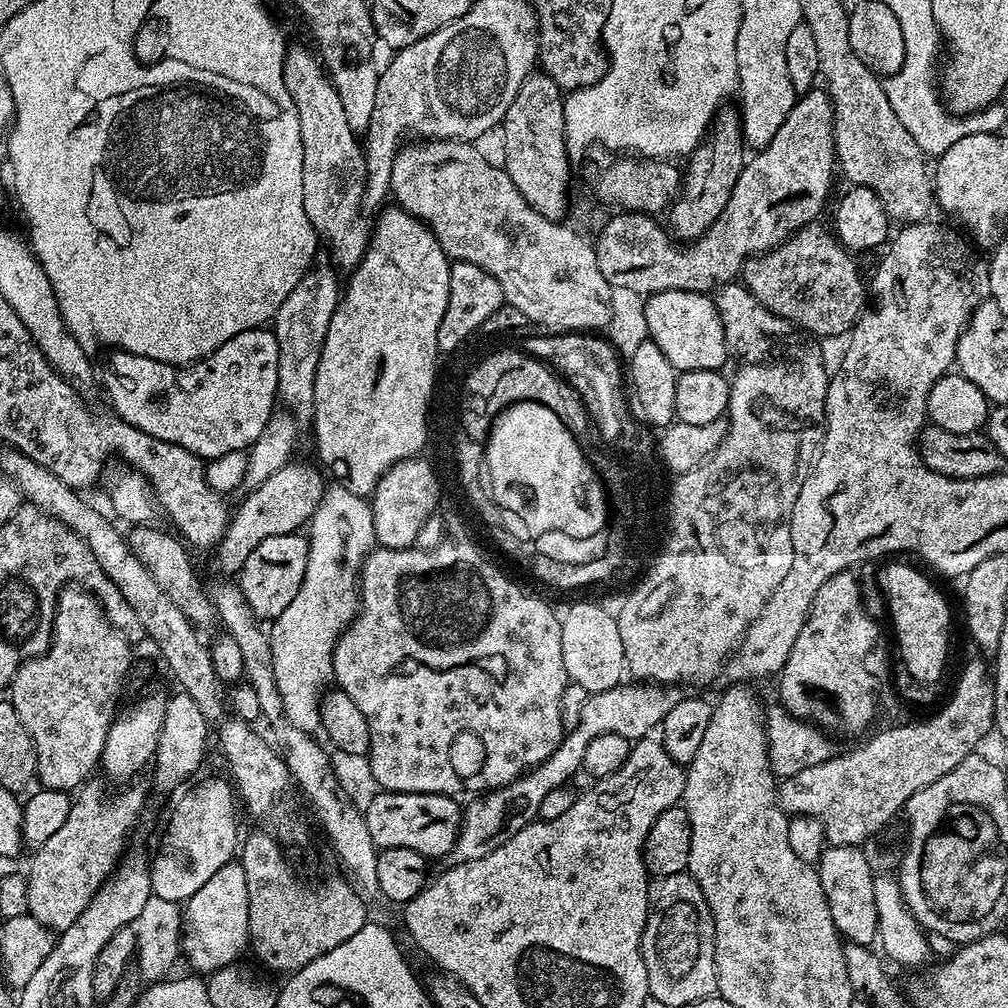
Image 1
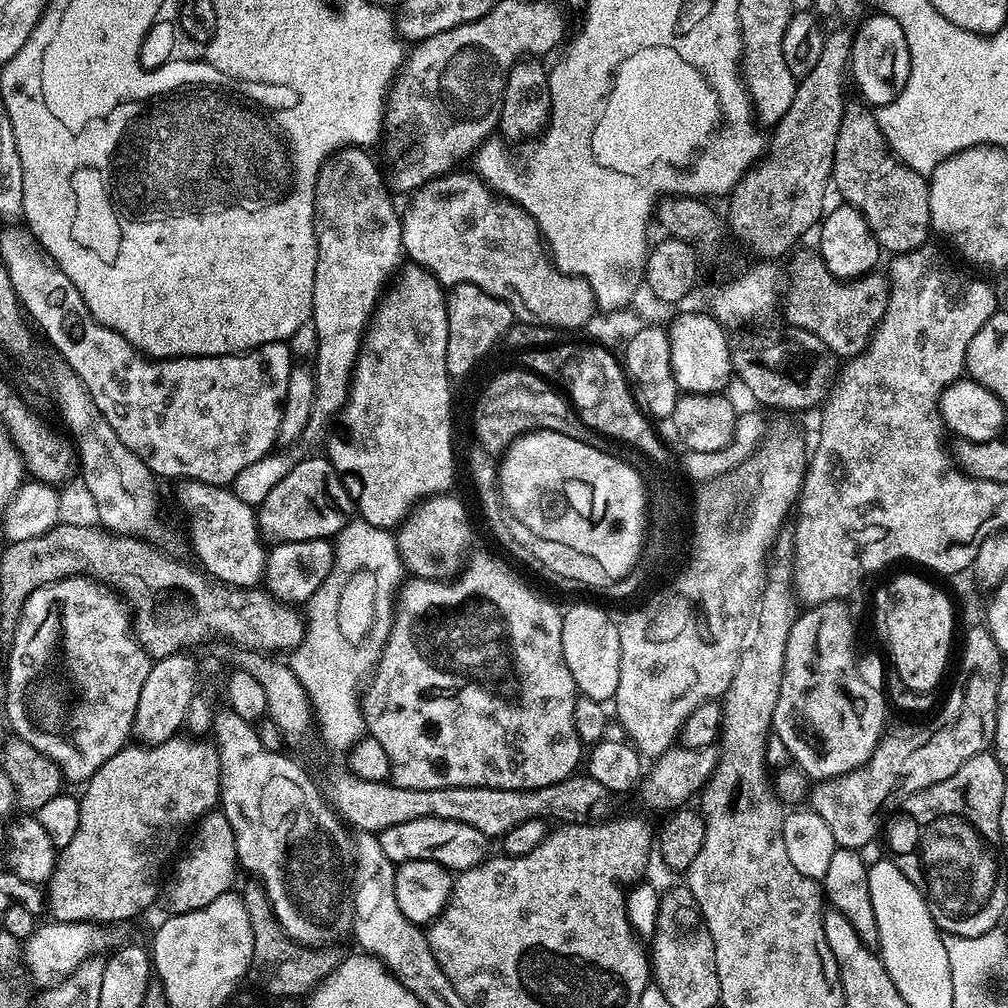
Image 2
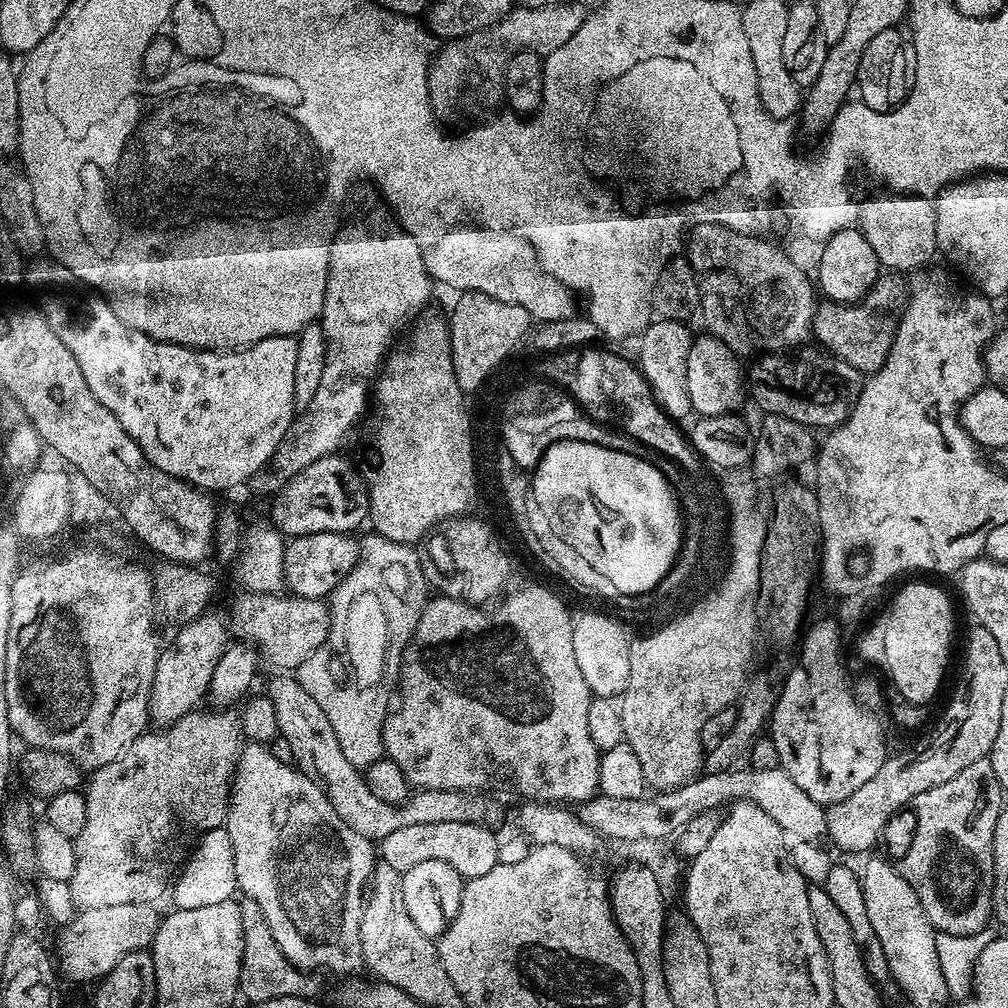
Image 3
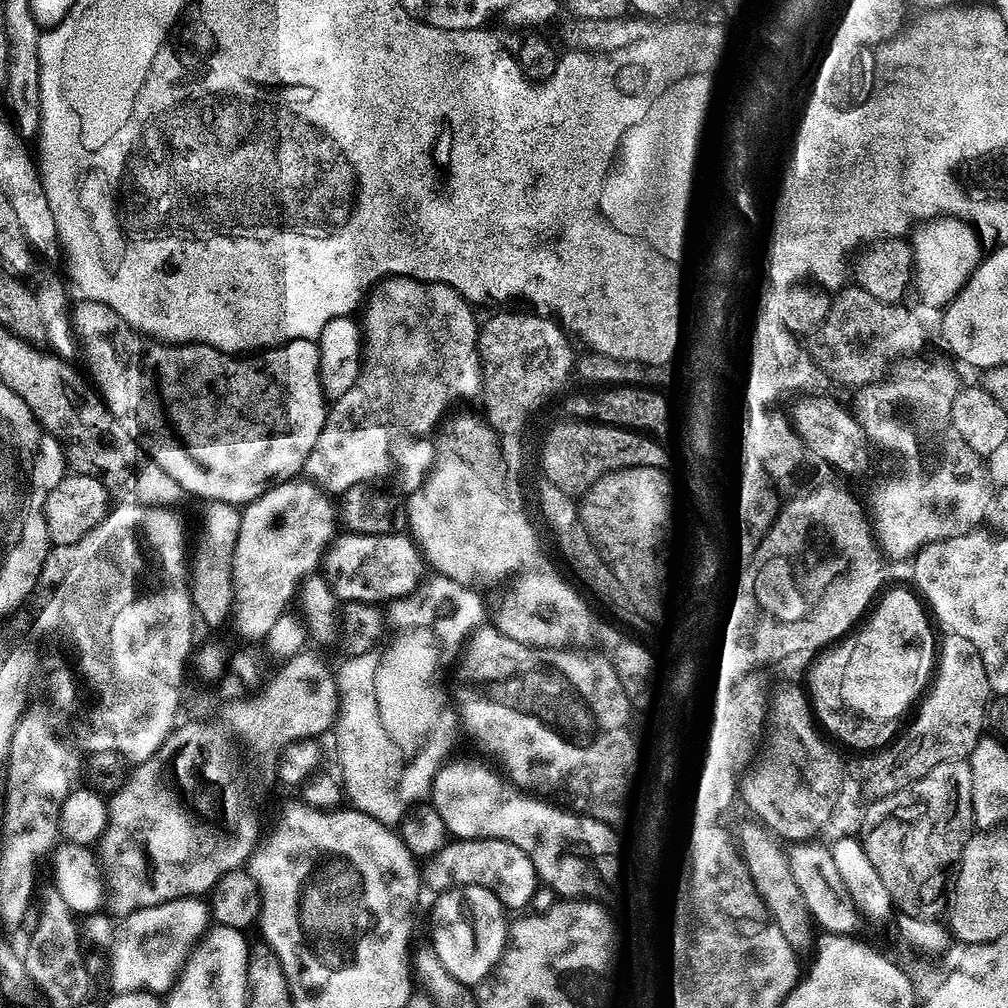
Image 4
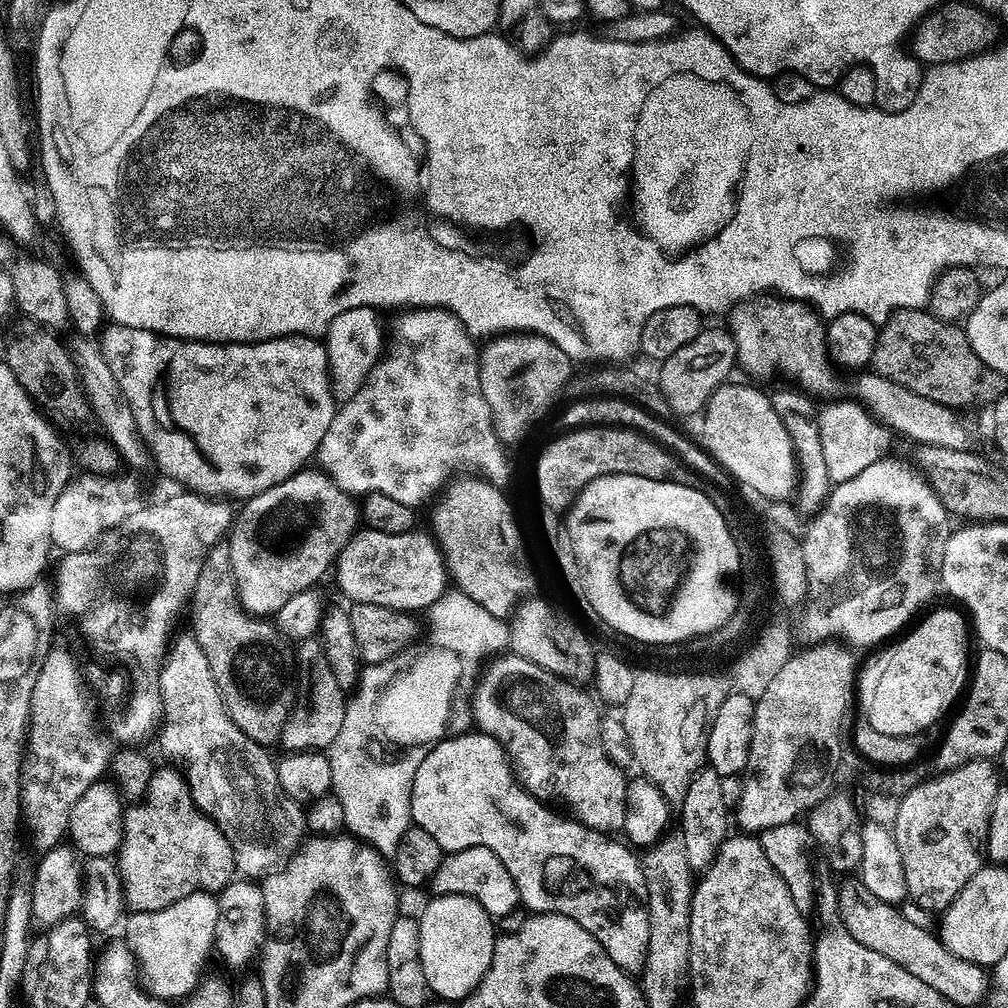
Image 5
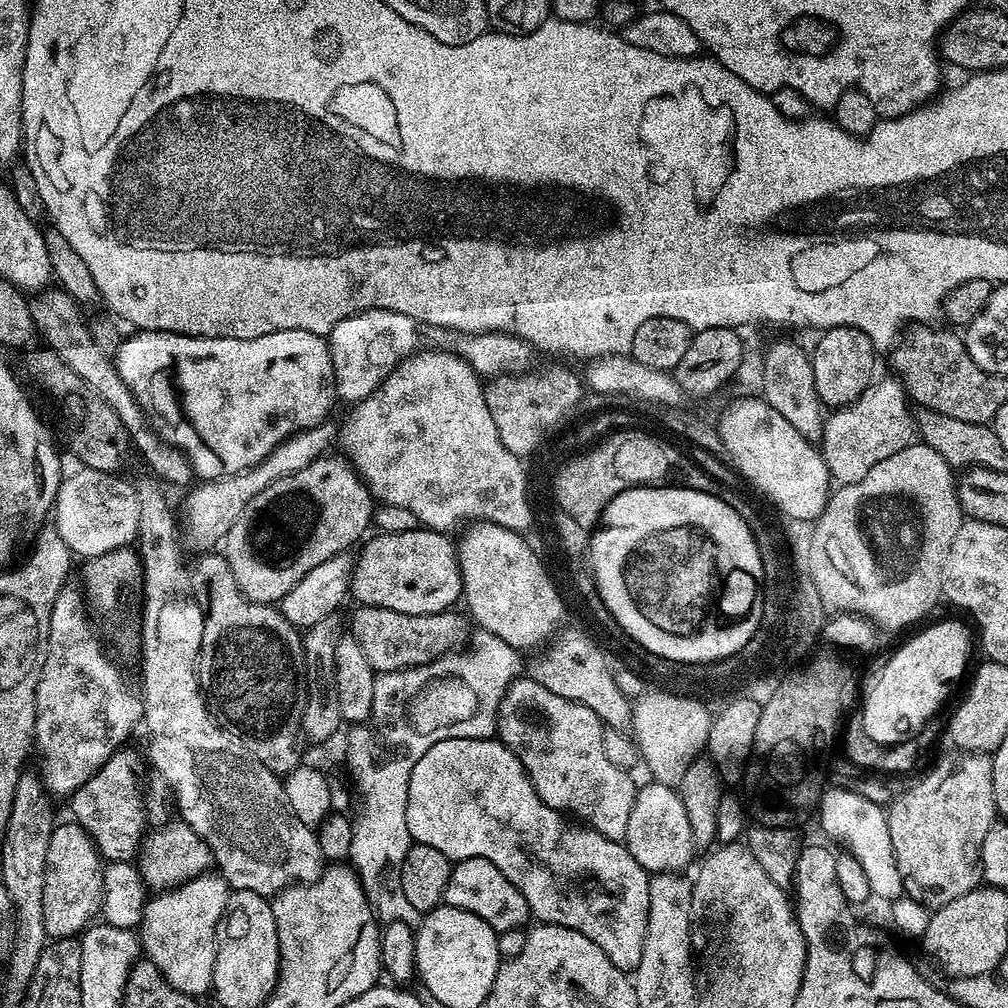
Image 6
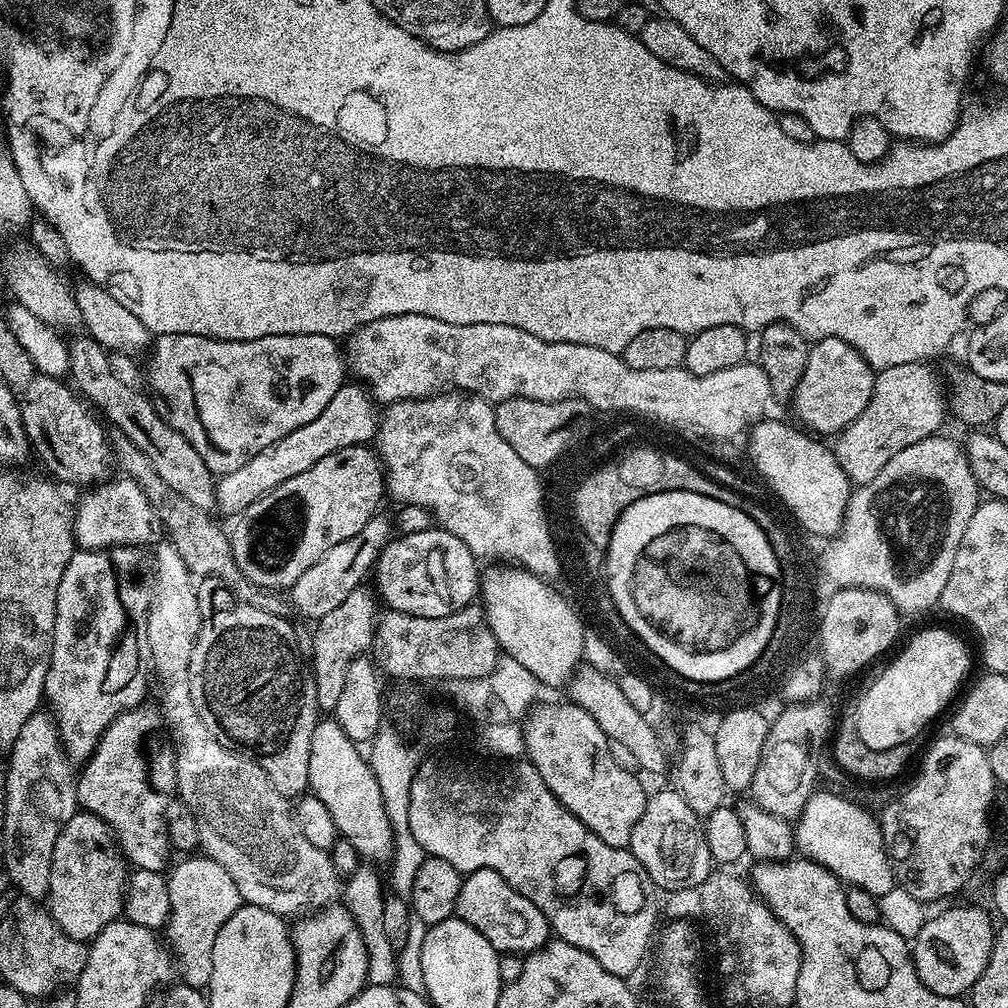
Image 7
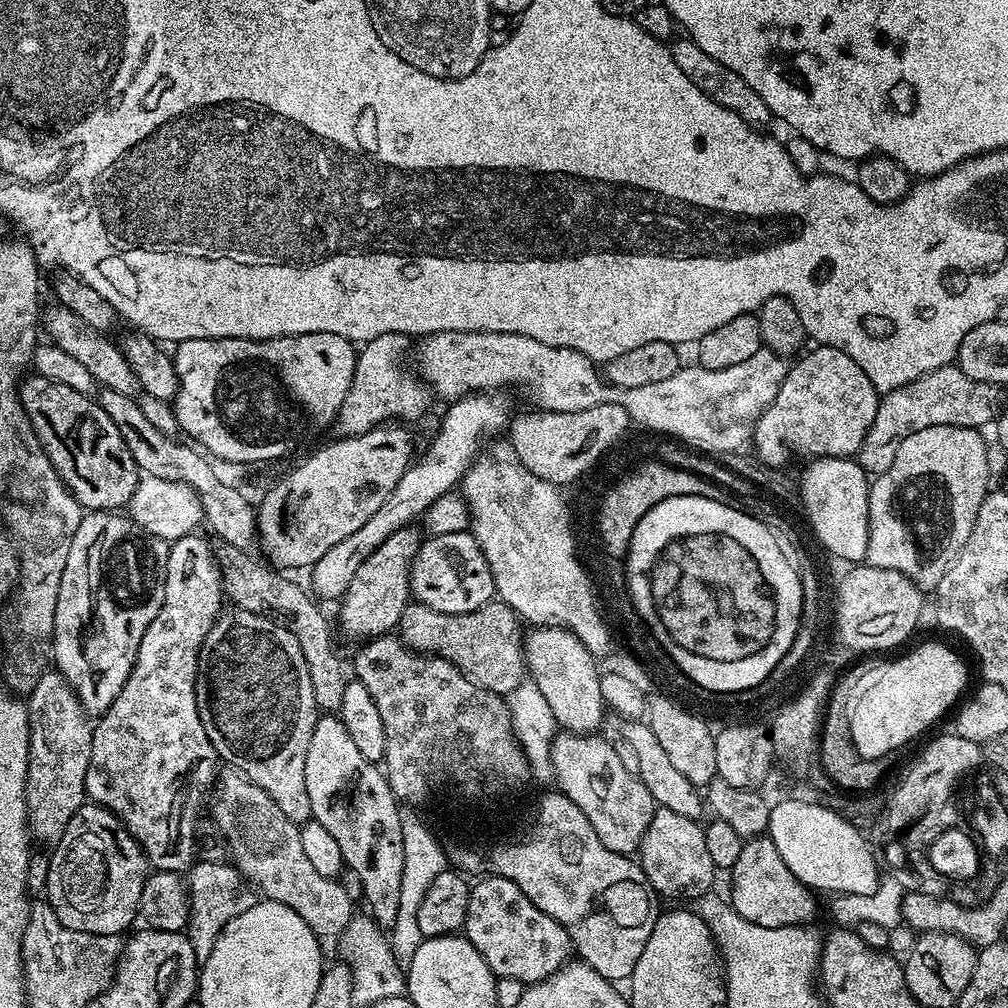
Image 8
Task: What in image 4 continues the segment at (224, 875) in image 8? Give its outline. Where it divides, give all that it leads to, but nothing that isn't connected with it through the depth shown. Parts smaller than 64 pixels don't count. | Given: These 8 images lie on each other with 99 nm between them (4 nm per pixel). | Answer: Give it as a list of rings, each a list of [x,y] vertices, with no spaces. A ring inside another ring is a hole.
[[[168,901],[115,916],[112,920],[115,932],[106,948],[108,980],[112,983],[113,993],[143,990],[164,994],[172,987],[186,949],[206,931],[206,924],[202,921],[184,920],[180,906]]]

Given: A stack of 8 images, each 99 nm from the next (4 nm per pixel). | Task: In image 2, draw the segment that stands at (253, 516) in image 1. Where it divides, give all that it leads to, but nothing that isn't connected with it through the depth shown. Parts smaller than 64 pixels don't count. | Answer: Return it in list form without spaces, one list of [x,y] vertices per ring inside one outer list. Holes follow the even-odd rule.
[[[327,455],[308,456],[289,467],[288,473],[278,482],[270,494],[255,509],[256,525],[260,527],[261,537],[269,545],[285,544],[286,542],[306,542],[307,540],[328,540],[335,537],[337,532],[353,515],[354,505],[348,497],[346,486],[340,481],[340,475],[328,461]]]

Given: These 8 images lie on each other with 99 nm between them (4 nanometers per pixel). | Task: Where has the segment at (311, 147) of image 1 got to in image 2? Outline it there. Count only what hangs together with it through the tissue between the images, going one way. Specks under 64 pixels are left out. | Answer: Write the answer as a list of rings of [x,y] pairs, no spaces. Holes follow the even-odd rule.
[[[344,146],[339,150],[333,151],[328,159],[324,161],[324,165],[320,167],[320,173],[316,179],[316,236],[315,241],[318,246],[318,266],[314,270],[314,302],[312,303],[311,327],[316,327],[316,366],[314,365],[314,375],[316,381],[316,395],[314,404],[317,409],[320,408],[324,412],[333,412],[343,405],[345,401],[348,385],[351,379],[351,370],[353,364],[356,363],[356,355],[360,351],[360,342],[364,339],[364,329],[368,327],[368,321],[372,319],[372,313],[376,310],[376,305],[385,291],[386,285],[389,283],[390,277],[401,267],[402,253],[404,252],[404,243],[402,242],[402,234],[404,226],[402,223],[401,213],[396,212],[396,208],[392,205],[394,199],[393,193],[390,191],[385,173],[379,168],[370,157],[367,156],[365,149],[360,146]]]

